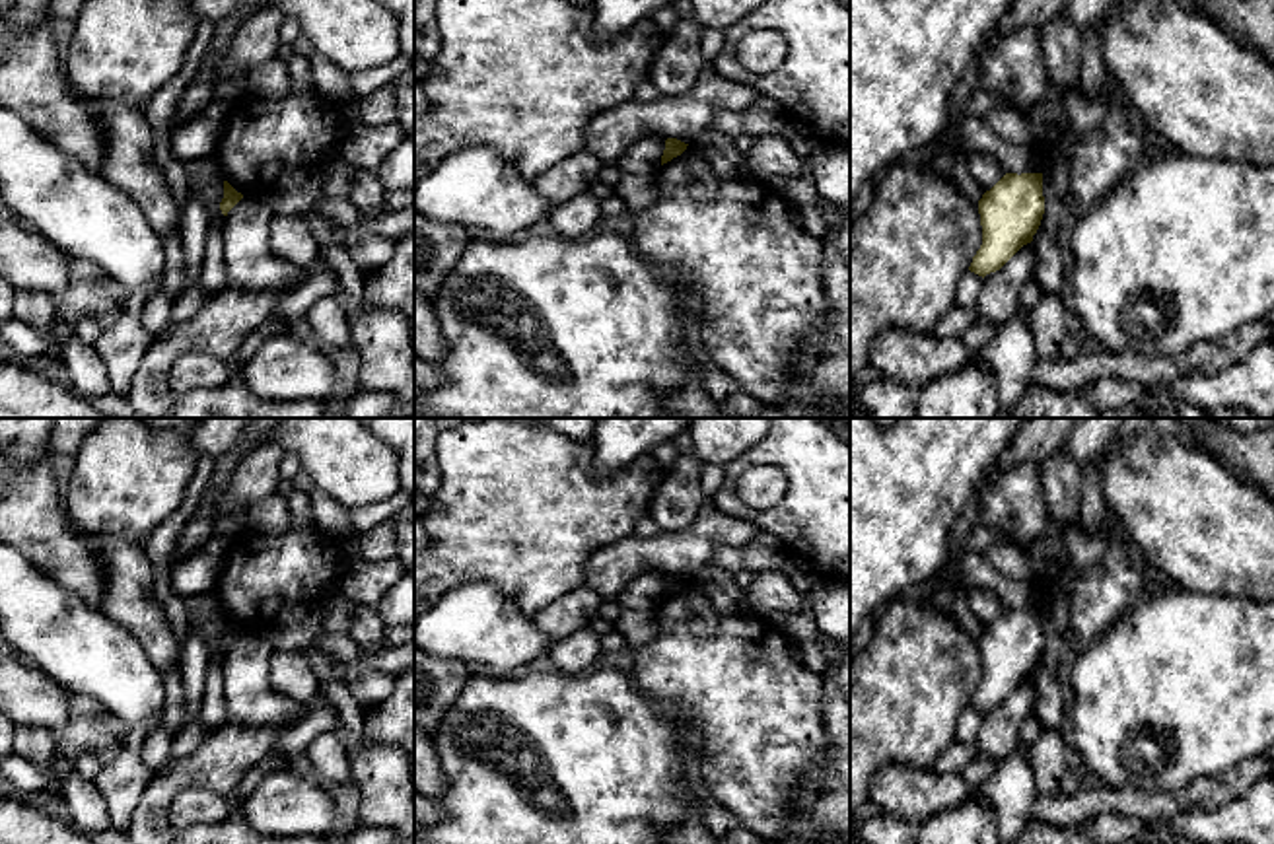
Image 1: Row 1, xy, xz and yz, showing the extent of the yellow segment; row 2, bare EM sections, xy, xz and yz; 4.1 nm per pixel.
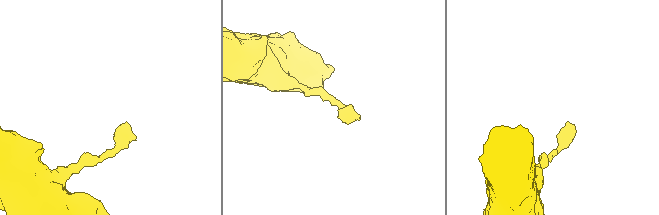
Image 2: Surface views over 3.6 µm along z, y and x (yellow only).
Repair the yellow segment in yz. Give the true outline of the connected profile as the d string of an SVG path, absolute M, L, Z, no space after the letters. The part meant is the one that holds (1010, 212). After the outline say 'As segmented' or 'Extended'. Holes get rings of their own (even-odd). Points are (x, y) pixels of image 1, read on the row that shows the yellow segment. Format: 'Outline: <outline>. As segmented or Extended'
Outline: M1006 173L982 194L978 214L982 245L969 270L984 278L1033 241L1044 214L1043 173Z. As segmented

